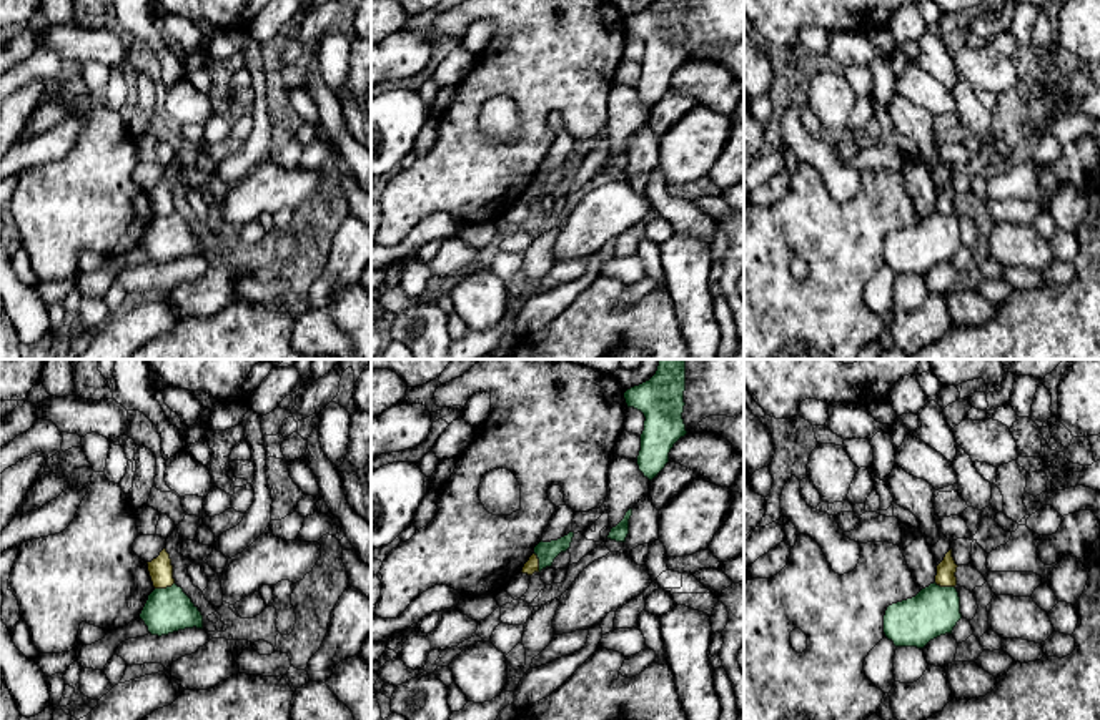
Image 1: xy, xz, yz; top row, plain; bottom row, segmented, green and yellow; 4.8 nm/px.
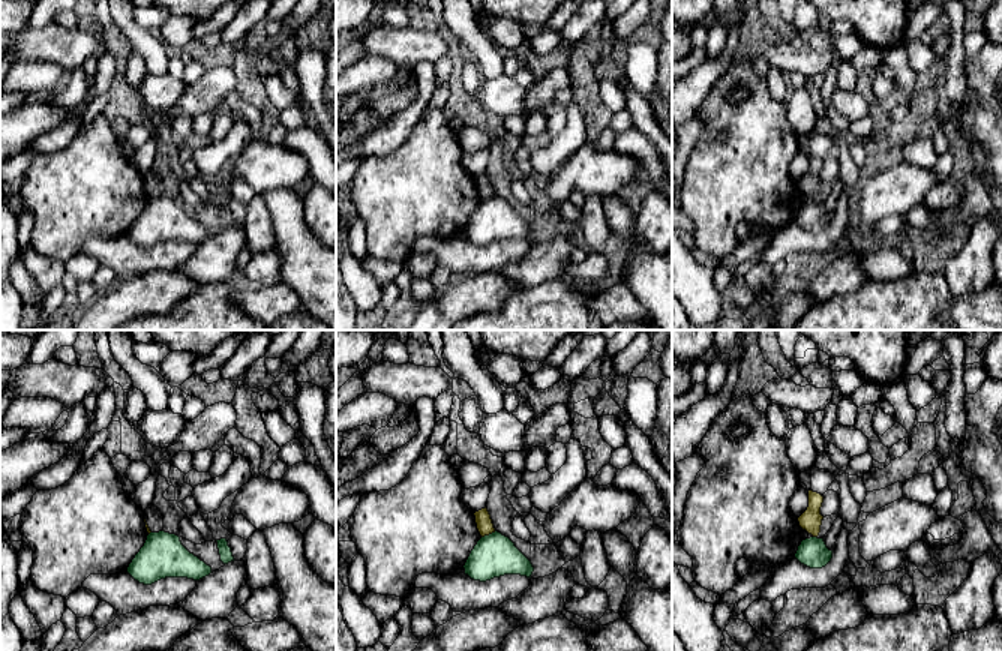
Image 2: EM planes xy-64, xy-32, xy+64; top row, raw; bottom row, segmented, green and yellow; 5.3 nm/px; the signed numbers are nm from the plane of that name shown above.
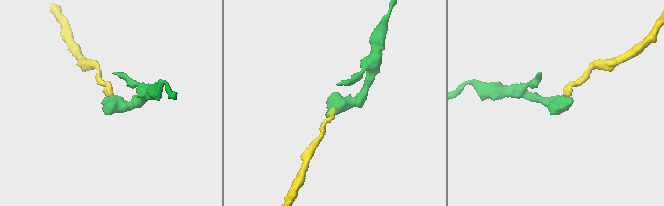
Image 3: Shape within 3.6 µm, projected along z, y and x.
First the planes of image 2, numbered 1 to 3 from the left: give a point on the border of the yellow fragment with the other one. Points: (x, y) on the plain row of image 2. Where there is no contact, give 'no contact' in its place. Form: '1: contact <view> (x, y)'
1: no contact
2: contact xy-32 (489, 198)
3: contact xy+64 (815, 201)

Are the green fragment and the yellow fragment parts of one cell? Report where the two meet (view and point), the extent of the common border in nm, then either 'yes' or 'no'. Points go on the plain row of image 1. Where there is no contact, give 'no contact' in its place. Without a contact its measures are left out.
contact yz (944, 215); length 110 nm; no

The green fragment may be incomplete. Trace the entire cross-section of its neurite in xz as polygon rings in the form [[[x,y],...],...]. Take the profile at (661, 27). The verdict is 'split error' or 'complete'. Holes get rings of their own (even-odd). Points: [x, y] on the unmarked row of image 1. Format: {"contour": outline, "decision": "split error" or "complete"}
{"contour": [[[656,0],[624,20],[627,35],[646,45],[637,93],[649,108],[666,95],[671,76],[687,62],[682,47],[684,18],[686,0]]], "decision": "complete"}

